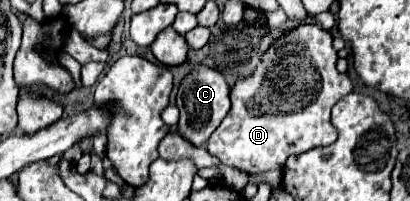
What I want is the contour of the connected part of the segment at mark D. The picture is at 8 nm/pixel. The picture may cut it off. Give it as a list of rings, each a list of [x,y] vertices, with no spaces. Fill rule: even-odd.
[[[300,21],[264,51],[258,67],[248,77],[236,81],[230,91],[232,109],[212,133],[208,151],[222,165],[258,175],[282,169],[290,155],[332,145],[338,139],[338,131],[330,121],[330,109],[352,93],[352,81],[336,69],[336,61],[332,33],[314,21]]]

